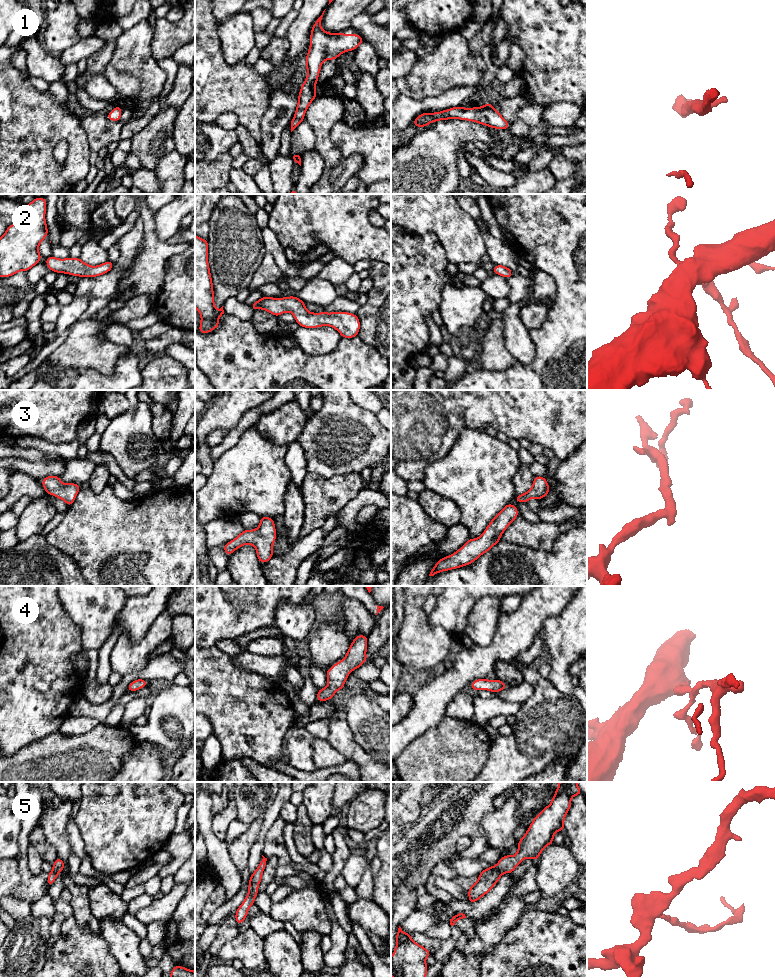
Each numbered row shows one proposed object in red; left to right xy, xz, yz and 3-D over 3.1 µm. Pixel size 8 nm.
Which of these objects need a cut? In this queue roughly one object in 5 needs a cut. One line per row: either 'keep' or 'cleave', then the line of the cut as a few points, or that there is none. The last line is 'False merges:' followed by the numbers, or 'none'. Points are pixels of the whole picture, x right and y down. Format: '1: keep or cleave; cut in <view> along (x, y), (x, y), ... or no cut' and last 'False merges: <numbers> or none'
1: keep; no cut
2: keep; no cut
3: keep; no cut
4: keep; no cut
5: keep; no cut
False merges: none

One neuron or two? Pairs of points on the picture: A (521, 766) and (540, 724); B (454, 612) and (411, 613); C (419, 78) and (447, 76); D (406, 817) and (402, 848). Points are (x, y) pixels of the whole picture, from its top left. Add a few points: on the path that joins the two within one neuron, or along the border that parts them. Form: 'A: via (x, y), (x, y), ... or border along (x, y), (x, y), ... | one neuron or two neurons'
A: via (522, 756), (533, 745), (539, 734) | one neuron
B: border along (426, 613), (432, 626), (444, 629) | two neurons
C: via (426, 78), (429, 76), (440, 76) | one neuron
D: border along (421, 815), (401, 834) | two neurons

